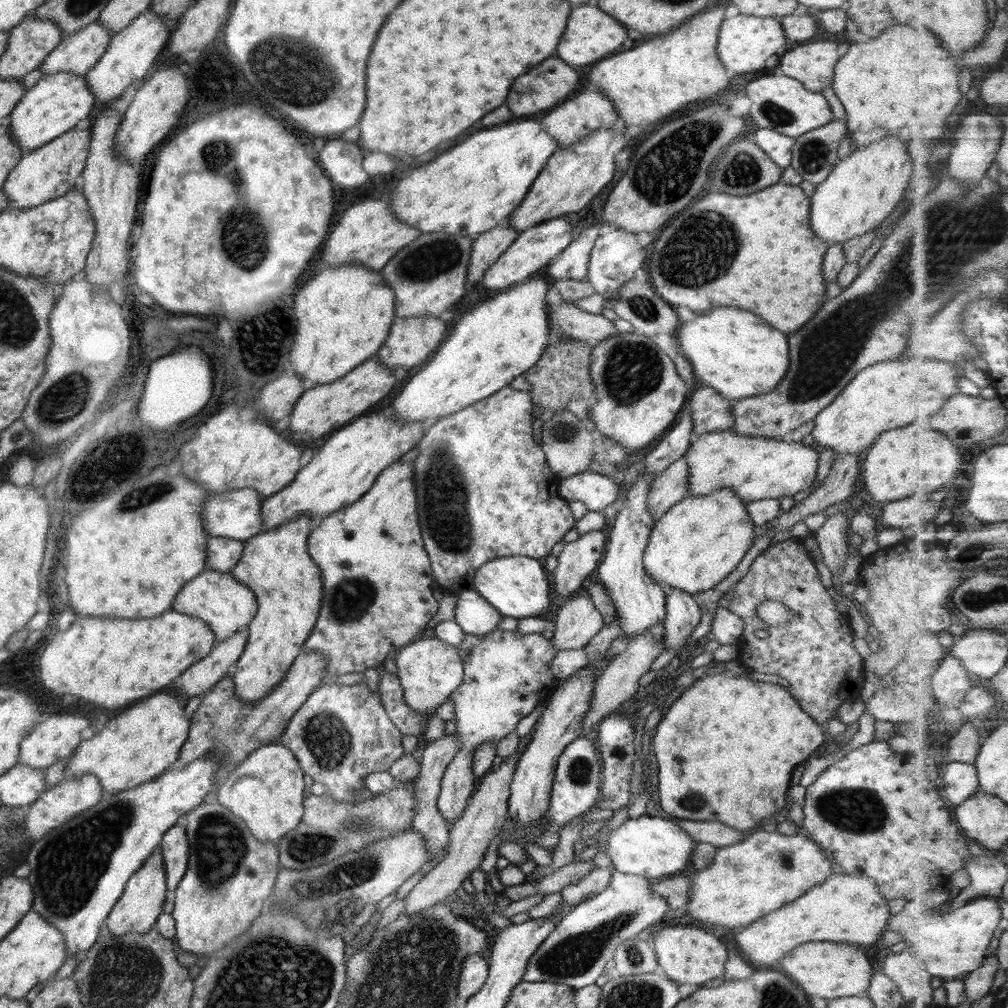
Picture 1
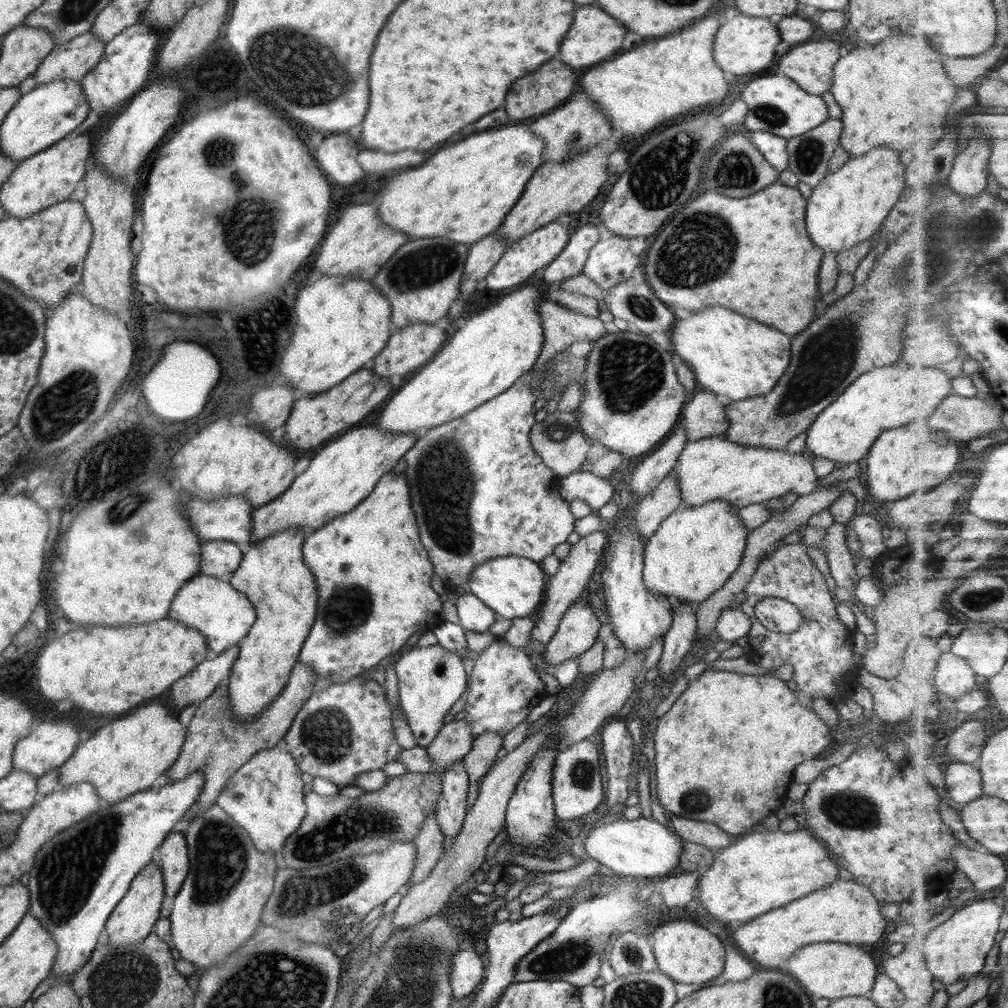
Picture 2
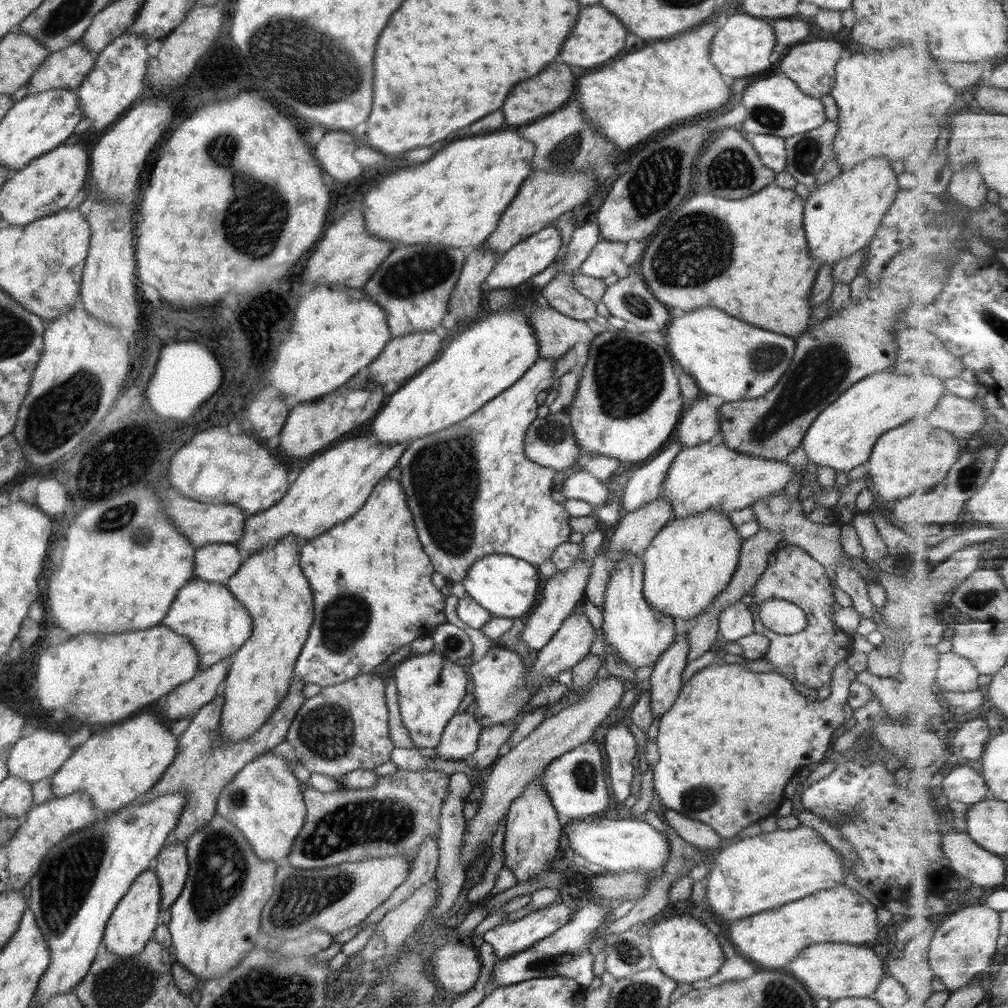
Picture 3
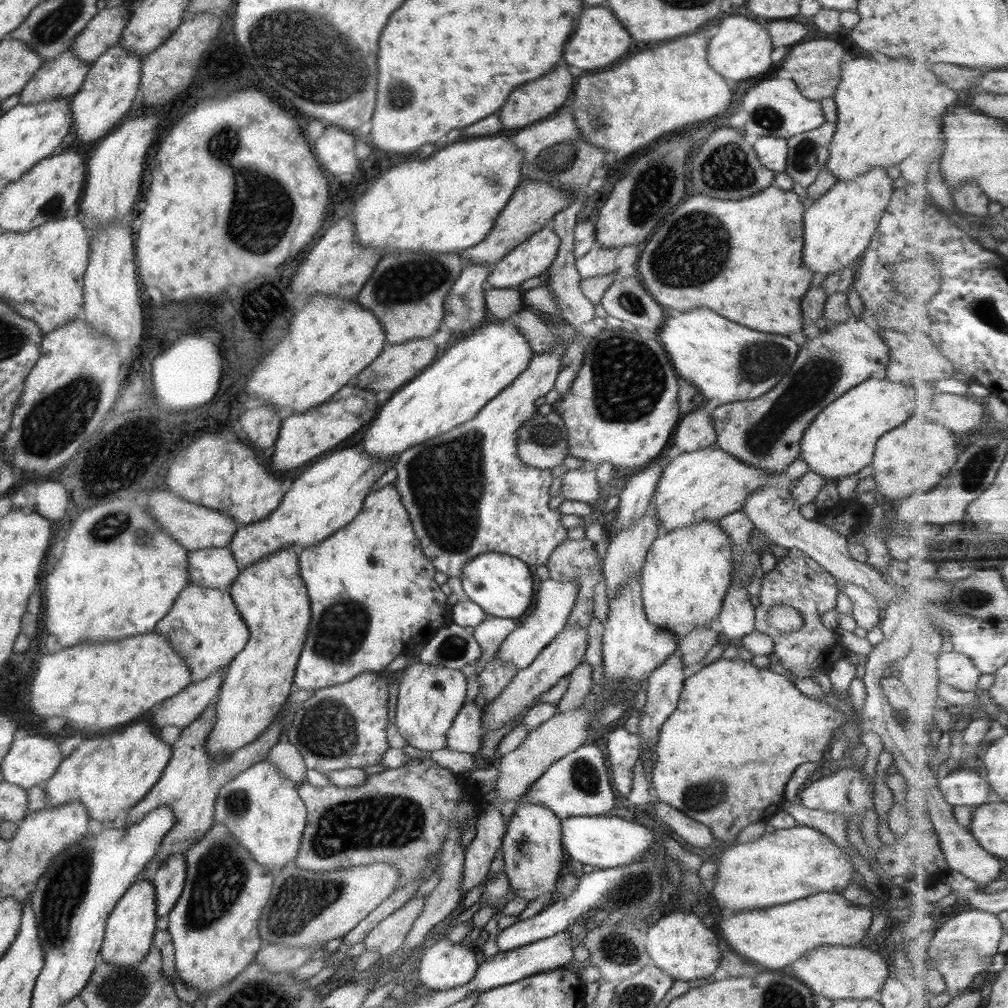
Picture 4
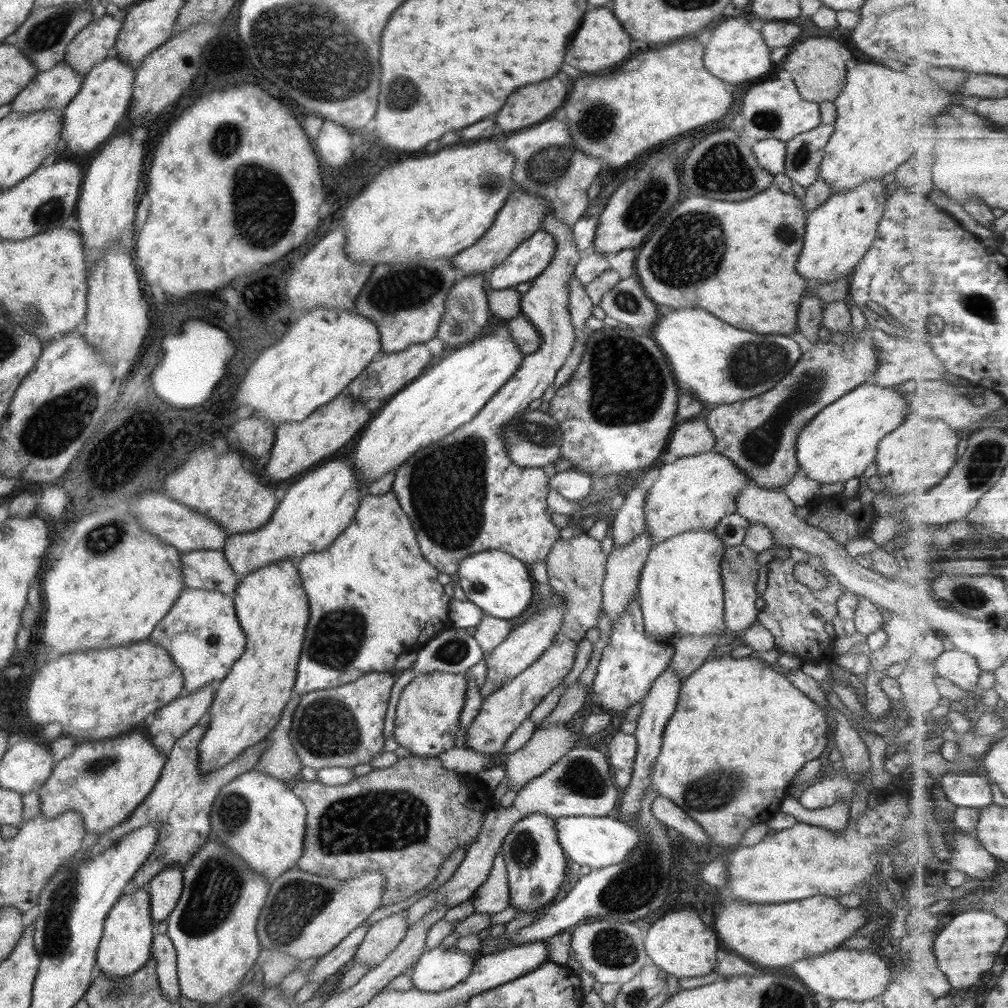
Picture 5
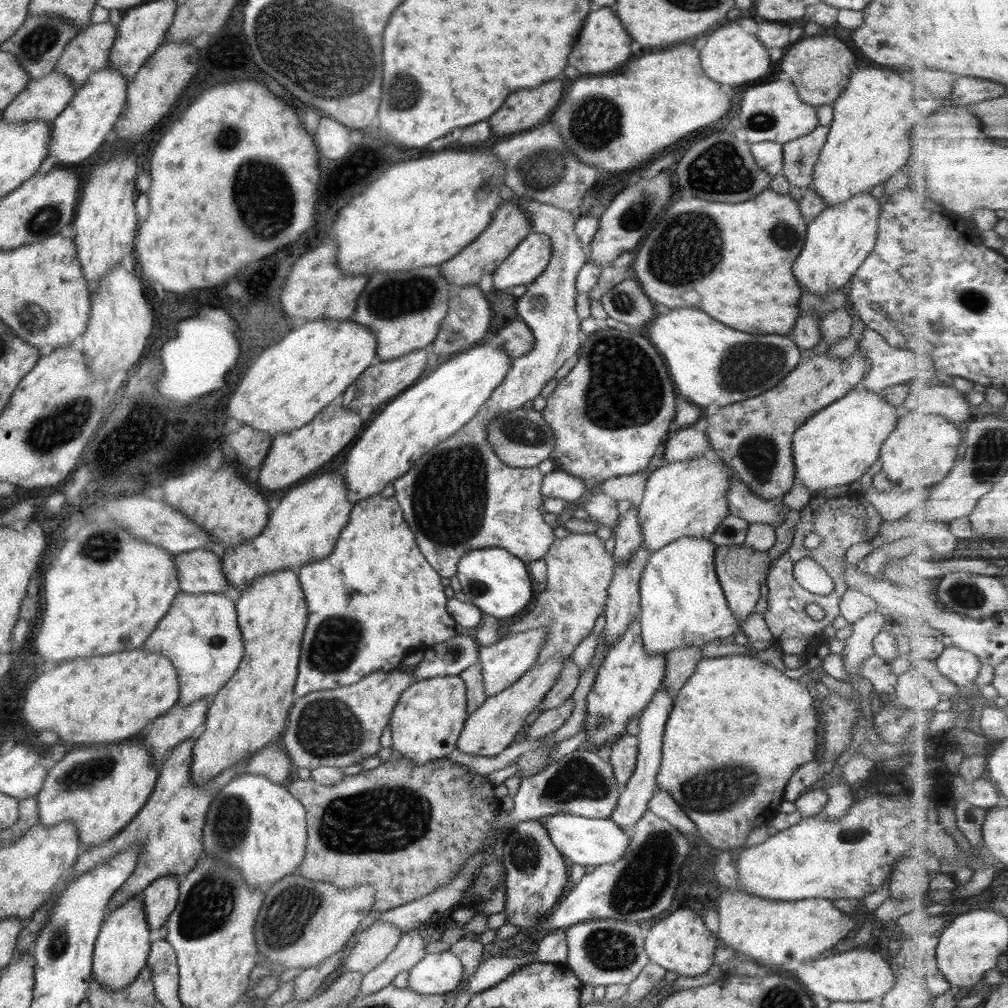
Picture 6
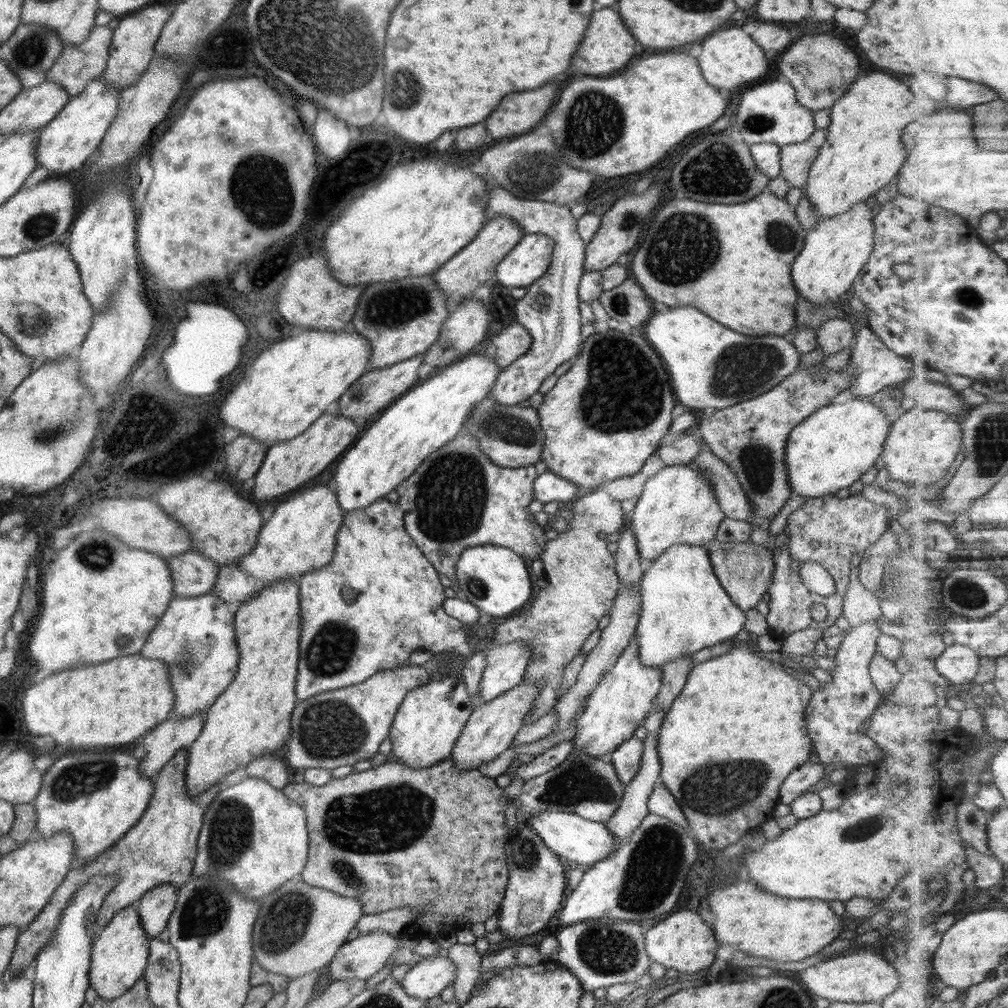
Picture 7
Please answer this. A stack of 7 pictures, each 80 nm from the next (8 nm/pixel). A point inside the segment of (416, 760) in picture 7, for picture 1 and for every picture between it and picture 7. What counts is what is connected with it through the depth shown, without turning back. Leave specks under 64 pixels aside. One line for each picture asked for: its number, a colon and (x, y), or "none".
1: (430, 670)
2: (431, 679)
3: (430, 687)
4: (429, 697)
5: (427, 716)
6: (429, 717)

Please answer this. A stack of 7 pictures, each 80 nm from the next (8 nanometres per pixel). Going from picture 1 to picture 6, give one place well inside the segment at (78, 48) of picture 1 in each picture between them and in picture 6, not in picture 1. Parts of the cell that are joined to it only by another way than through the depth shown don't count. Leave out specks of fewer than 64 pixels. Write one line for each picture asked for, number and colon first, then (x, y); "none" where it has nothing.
2: (73, 59)
3: (67, 68)
4: (63, 76)
5: (55, 88)
6: (44, 98)

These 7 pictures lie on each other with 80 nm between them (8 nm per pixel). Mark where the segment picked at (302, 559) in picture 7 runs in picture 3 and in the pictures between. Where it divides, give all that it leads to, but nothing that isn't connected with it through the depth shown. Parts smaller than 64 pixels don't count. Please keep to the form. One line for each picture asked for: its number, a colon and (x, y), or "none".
3: (332, 487)
4: (326, 496)
5: (315, 510)
6: (305, 526)

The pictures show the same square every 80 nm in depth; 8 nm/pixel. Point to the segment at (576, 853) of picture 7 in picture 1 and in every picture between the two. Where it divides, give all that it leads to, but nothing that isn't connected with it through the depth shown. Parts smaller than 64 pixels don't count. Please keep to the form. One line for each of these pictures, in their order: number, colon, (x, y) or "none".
1: (655, 847)
2: (640, 847)
3: (619, 845)
4: (603, 841)
5: (595, 841)
6: (587, 841)

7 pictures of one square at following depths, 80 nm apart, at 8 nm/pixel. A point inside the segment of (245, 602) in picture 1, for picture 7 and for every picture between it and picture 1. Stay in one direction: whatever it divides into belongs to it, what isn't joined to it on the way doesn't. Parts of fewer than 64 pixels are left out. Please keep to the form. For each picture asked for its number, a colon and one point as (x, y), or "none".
2: (221, 613)
3: (207, 612)
4: (204, 626)
5: (201, 632)
6: (199, 634)
7: (195, 636)

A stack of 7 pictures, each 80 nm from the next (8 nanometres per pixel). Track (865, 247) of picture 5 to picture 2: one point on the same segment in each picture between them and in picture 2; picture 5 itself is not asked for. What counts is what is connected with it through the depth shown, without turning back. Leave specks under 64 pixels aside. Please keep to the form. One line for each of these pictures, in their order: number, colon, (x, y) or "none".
2: (850, 204)
3: (840, 217)
4: (838, 227)

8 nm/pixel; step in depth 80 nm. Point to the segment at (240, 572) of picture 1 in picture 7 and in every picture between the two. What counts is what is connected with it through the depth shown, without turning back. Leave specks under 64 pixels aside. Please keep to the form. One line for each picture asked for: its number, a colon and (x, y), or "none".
2: (273, 576)
3: (271, 585)
4: (271, 596)
5: (272, 608)
6: (250, 712)
7: (251, 718)

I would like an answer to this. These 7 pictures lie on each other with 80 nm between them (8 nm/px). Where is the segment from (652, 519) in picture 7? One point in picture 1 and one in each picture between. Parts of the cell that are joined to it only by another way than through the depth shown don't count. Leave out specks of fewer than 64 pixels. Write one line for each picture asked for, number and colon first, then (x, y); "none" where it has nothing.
1: (755, 467)
2: (715, 467)
3: (710, 476)
4: (707, 484)
5: (694, 493)
6: (687, 498)

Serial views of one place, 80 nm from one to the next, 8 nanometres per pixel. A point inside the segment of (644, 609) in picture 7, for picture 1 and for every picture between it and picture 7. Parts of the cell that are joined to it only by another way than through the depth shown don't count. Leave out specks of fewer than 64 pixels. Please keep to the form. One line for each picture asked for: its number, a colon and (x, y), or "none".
1: (701, 539)
2: (696, 548)
3: (688, 563)
4: (686, 574)
5: (680, 591)
6: (682, 603)

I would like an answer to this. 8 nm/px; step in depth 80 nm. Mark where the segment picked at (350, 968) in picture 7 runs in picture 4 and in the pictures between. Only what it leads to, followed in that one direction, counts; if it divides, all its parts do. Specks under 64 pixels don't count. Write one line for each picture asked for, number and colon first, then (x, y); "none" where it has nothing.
4: (386, 938)
5: (382, 937)
6: (375, 943)

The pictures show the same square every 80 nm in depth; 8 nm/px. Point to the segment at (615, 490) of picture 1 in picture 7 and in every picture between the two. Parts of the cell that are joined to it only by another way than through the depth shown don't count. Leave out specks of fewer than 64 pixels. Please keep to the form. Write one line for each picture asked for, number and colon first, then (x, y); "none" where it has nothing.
2: (581, 485)
3: (581, 485)
4: (577, 484)
5: (573, 485)
6: (557, 484)
7: (548, 487)

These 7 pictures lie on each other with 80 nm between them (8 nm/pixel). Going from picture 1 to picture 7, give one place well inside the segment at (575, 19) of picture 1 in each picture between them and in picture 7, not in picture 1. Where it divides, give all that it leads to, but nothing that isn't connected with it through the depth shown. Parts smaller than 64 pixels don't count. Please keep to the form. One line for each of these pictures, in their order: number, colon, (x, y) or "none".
2: (597, 37)
3: (598, 38)
4: (599, 41)
5: (600, 43)
6: (604, 45)
7: (607, 47)

